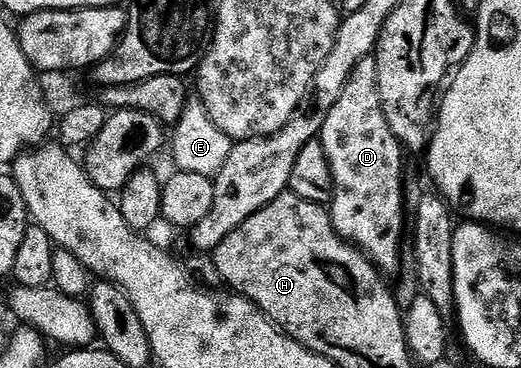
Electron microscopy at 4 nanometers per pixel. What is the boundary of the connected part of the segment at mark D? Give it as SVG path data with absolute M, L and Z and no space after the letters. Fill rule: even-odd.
M374 56L361 59L353 67L353 75L341 91L341 99L333 103L325 123L319 129L317 140L323 145L324 155L331 168L331 195L329 212L331 226L344 241L362 251L380 274L395 273L399 269L399 256L403 253L403 157L405 150L393 135L385 119L377 83L377 63Z

